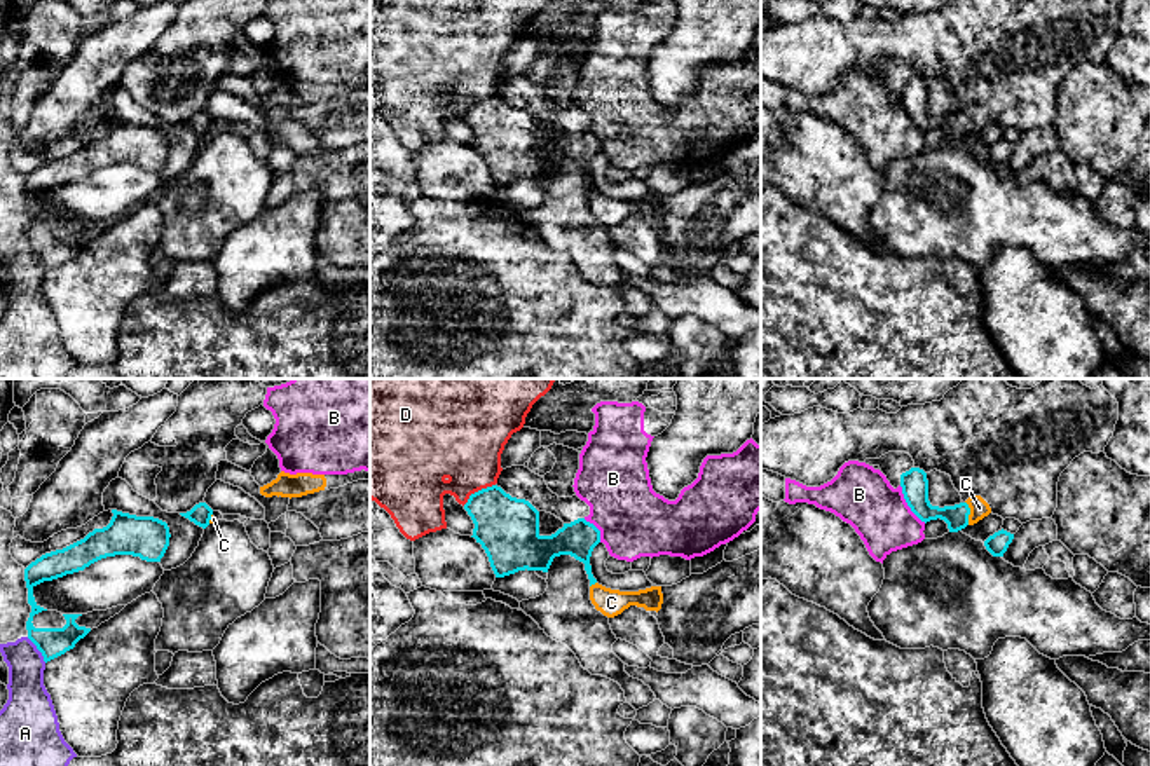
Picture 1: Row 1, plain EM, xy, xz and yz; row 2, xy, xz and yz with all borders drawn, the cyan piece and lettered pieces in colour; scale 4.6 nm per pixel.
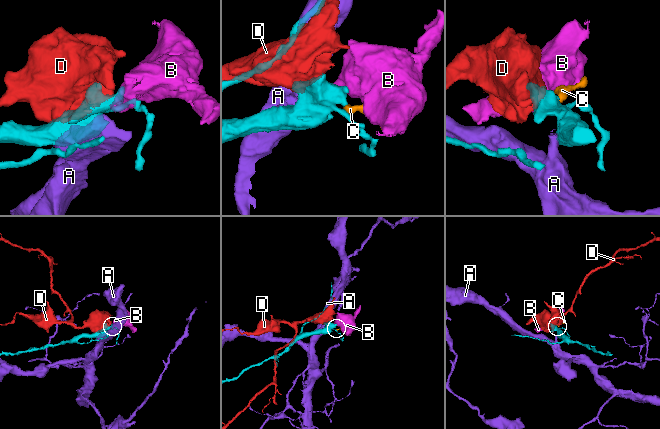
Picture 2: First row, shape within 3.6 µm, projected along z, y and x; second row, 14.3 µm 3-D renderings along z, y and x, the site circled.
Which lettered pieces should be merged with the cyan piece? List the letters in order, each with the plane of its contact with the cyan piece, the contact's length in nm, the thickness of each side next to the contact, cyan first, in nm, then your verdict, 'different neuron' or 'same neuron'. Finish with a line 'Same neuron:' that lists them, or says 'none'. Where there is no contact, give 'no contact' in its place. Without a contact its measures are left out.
A: contact in xy; length 150 nm; calibres 140 and 190 nm; different neuron
B: contact in yz; length 220 nm; calibres 130 and 280 nm; different neuron
C: contact in yz; length 110 nm; calibres 110 and 90 nm; same neuron
D: contact in xz; length 180 nm; calibres 280 and 380 nm; different neuron
Same neuron: C

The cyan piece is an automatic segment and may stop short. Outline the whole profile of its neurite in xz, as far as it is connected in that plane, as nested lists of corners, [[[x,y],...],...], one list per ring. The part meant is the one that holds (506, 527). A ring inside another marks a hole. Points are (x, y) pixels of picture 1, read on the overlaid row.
[[[497,485],[471,494],[464,510],[475,523],[471,537],[485,550],[496,578],[525,569],[548,572],[555,557],[571,555],[585,564],[590,600],[604,616],[614,618],[630,605],[656,612],[661,609],[661,586],[619,592],[597,583],[590,557],[600,543],[600,530],[585,518],[564,523],[551,536],[541,536],[539,511],[529,501],[511,497]]]

